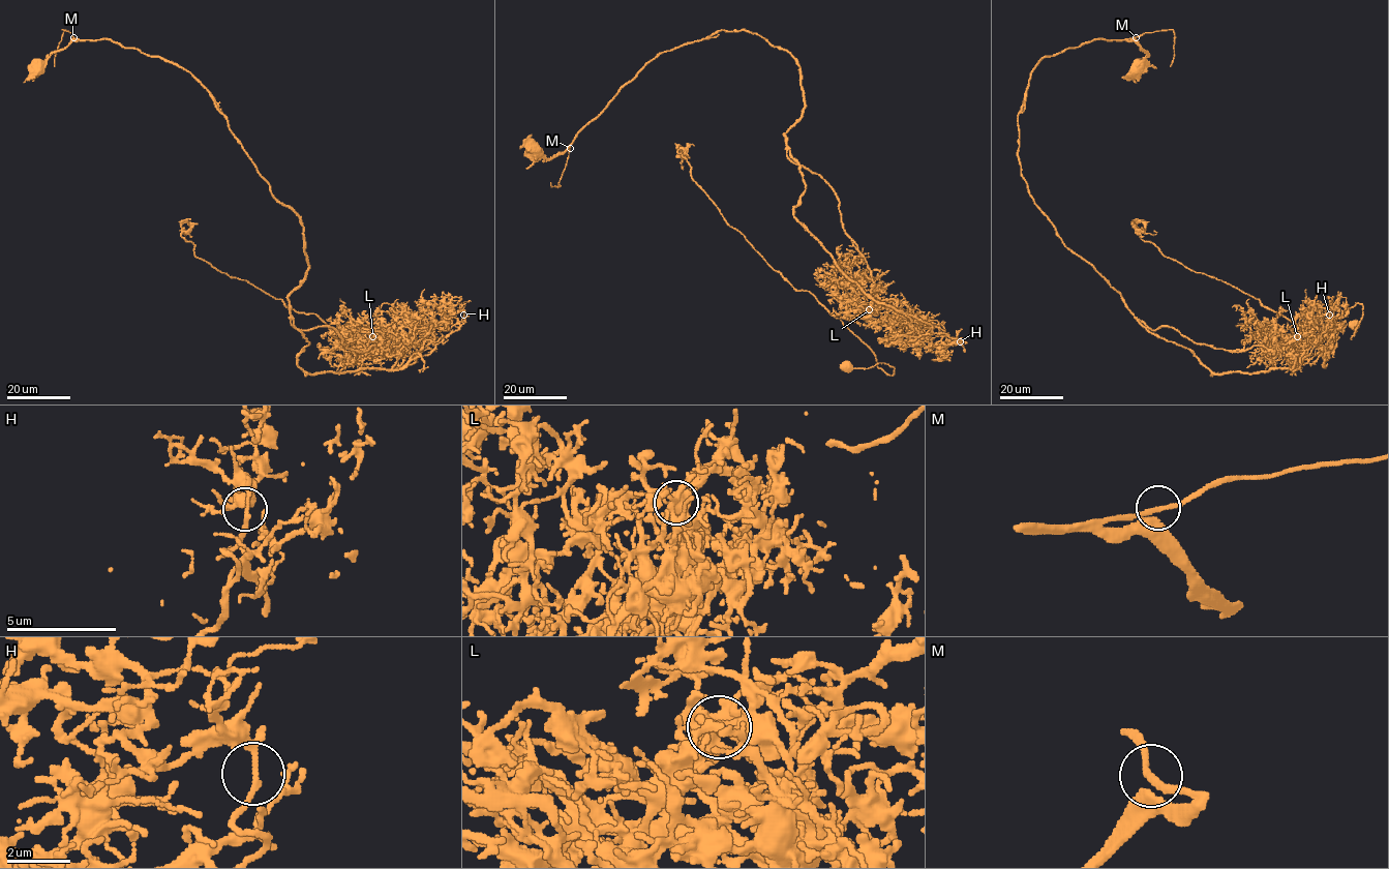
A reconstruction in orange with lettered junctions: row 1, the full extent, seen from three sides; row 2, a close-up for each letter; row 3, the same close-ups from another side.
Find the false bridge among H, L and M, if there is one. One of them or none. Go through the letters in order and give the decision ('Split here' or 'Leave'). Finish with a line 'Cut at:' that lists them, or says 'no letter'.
H: Leave
L: Split here
M: Leave
Cut at: L

